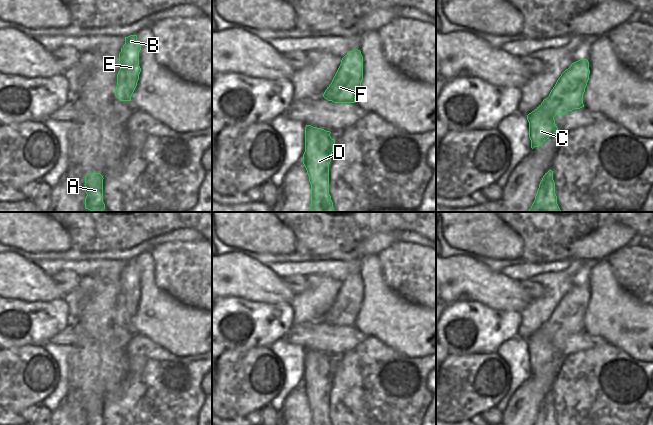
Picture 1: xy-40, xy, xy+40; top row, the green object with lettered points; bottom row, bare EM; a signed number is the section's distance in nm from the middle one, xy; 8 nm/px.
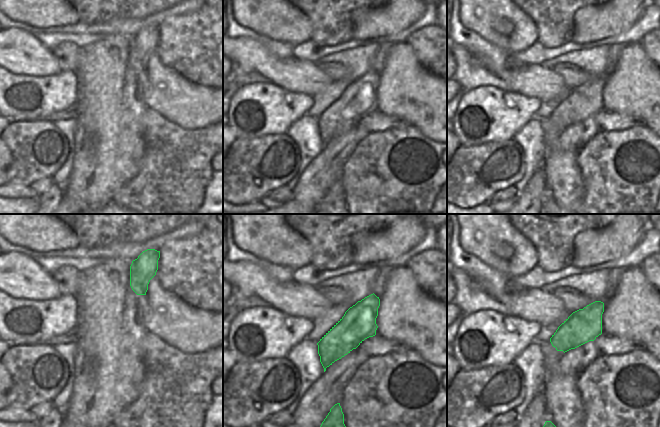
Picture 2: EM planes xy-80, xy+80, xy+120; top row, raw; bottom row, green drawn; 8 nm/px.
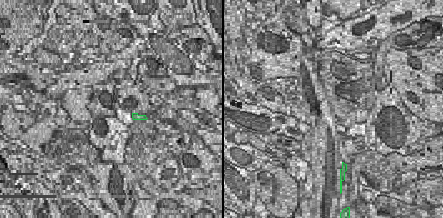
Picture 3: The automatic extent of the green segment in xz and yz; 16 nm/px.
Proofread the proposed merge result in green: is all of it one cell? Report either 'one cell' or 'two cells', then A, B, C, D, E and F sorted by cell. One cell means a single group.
one cell | A B C D E F

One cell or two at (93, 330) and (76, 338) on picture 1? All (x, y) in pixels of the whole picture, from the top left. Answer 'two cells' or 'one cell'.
two cells

